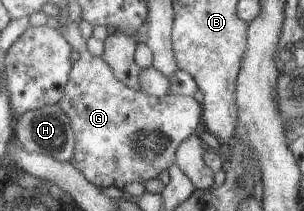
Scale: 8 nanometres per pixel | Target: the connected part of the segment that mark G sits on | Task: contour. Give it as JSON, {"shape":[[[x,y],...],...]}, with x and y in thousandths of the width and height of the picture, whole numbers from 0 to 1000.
{"shape":[[[227,90],[204,161],[263,251],[214,460],[194,488],[243,592],[253,678],[240,782],[319,886],[372,882],[401,910],[418,872],[474,872],[523,839],[533,810],[556,810],[582,773],[589,692],[648,611],[661,540],[648,469],[563,441],[477,441],[411,403],[339,270],[293,242],[263,95]]]}

